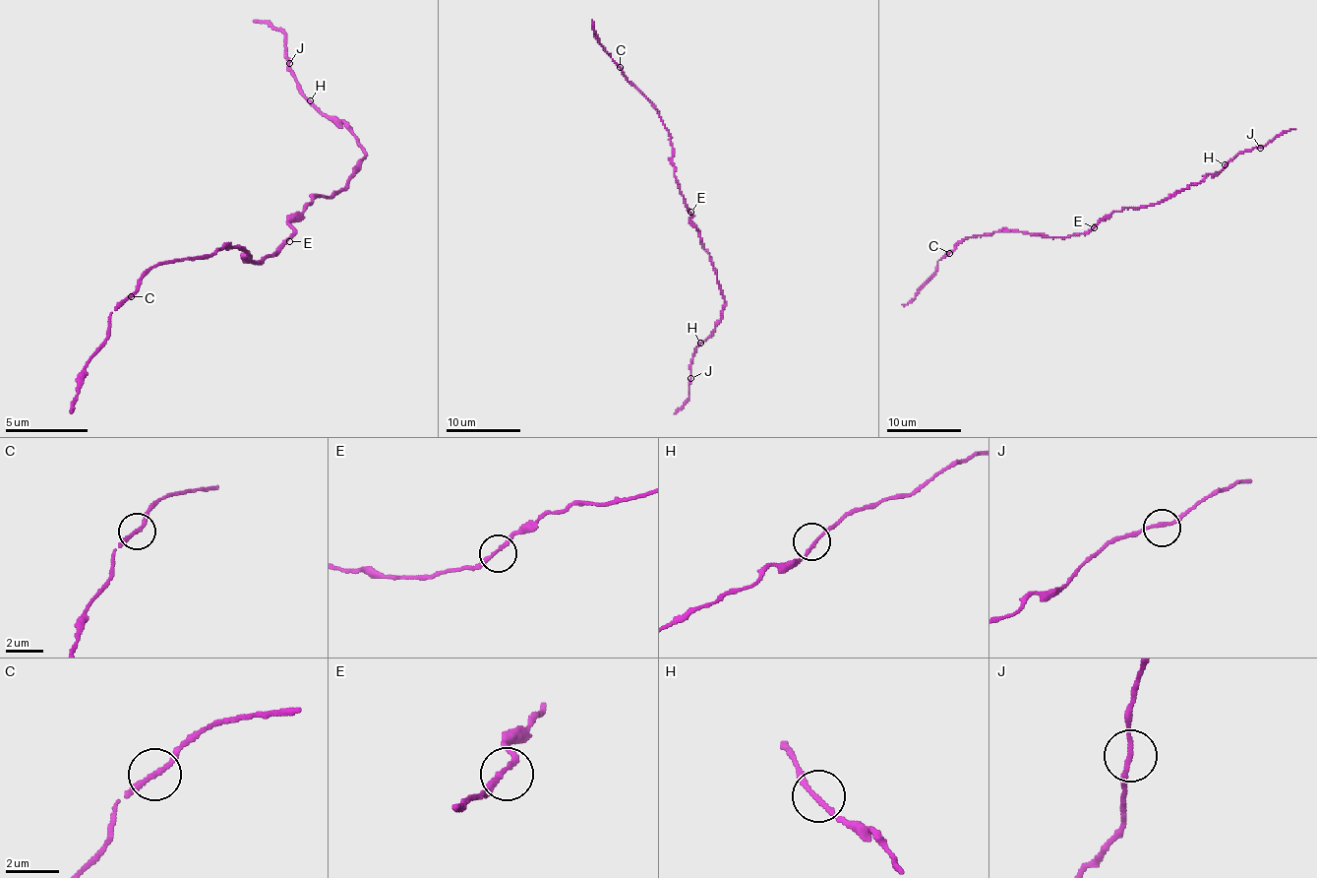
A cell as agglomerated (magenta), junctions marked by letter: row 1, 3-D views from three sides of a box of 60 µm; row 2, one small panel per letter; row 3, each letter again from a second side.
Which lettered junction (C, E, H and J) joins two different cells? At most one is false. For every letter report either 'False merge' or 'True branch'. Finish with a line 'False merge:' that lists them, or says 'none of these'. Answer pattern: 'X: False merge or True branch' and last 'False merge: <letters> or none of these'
C: True branch
E: True branch
H: True branch
J: True branch
False merge: none of these

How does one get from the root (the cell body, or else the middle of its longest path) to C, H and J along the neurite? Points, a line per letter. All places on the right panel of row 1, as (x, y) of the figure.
C: (1094, 226), (1068, 237), (993, 231), (967, 237), (948, 252)
H: (1094, 226), (1114, 211), (1163, 202), (1191, 185), (1200, 183), (1210, 173), (1217, 173), (1225, 164)
J: (1094, 226), (1114, 211), (1163, 202), (1191, 185), (1200, 183), (1210, 173), (1217, 173), (1239, 154), (1260, 148)

